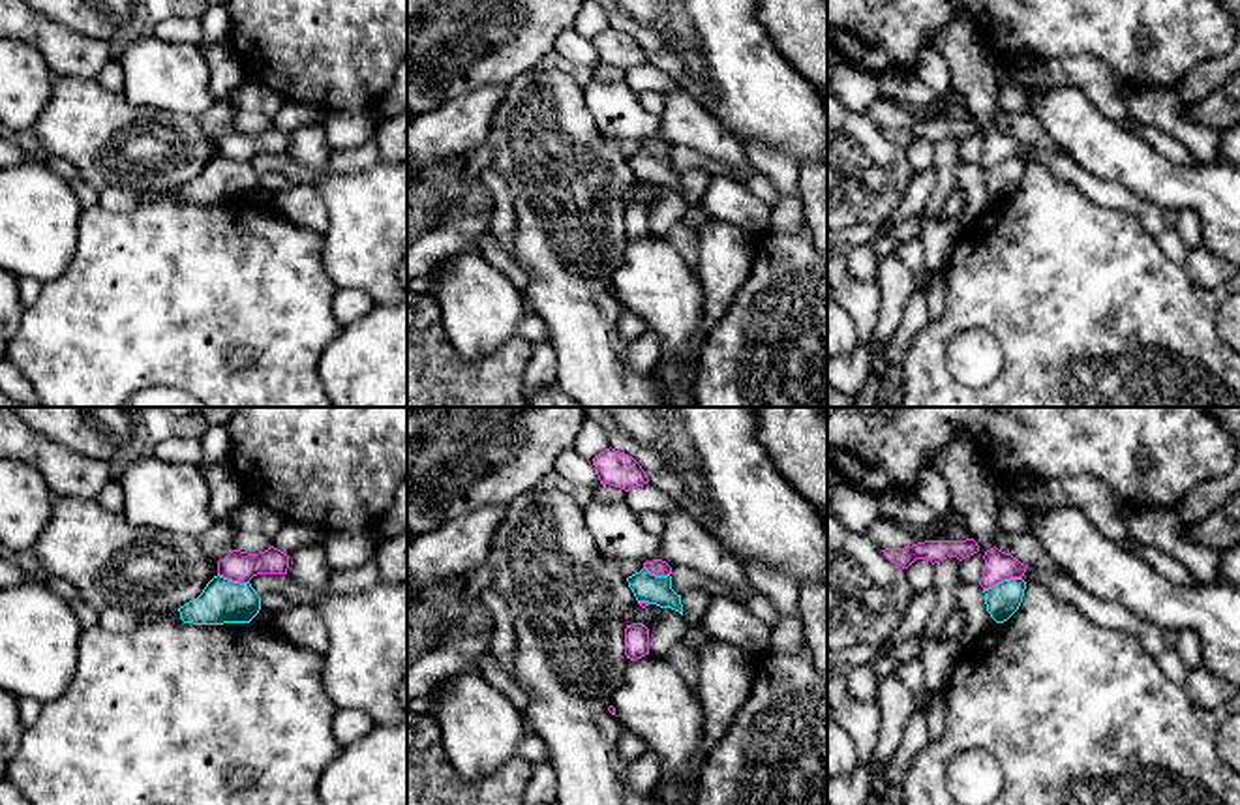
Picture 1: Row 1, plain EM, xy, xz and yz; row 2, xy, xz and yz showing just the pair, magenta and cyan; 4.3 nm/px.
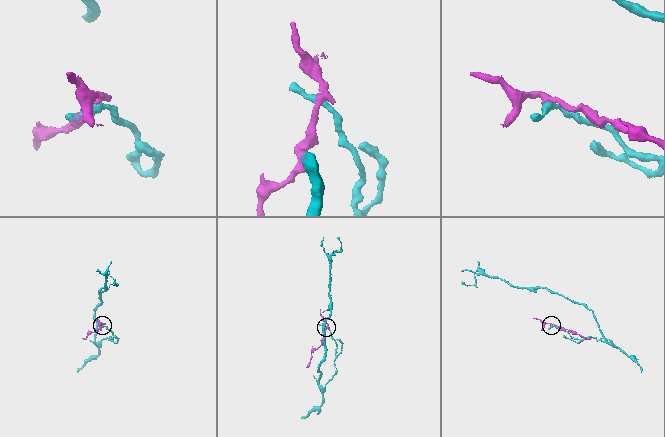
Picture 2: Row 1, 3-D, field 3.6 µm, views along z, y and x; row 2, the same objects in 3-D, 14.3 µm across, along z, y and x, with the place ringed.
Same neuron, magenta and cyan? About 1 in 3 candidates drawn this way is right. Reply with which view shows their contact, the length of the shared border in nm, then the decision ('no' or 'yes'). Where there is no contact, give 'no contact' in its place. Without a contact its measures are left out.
contact in yz; length 180 nm; no

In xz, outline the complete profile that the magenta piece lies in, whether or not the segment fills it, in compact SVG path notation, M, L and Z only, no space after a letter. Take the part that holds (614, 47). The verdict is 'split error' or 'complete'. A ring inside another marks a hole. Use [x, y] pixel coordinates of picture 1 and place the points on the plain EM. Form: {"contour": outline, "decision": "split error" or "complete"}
{"contour": "M606 28L593 38L600 64L610 64L625 71L649 62L647 53L628 34L615 28Z", "decision": "complete"}

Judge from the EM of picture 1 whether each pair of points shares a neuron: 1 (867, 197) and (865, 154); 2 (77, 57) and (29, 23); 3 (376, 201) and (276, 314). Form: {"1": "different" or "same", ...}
{"1": "same", "2": "same", "3": "different"}

